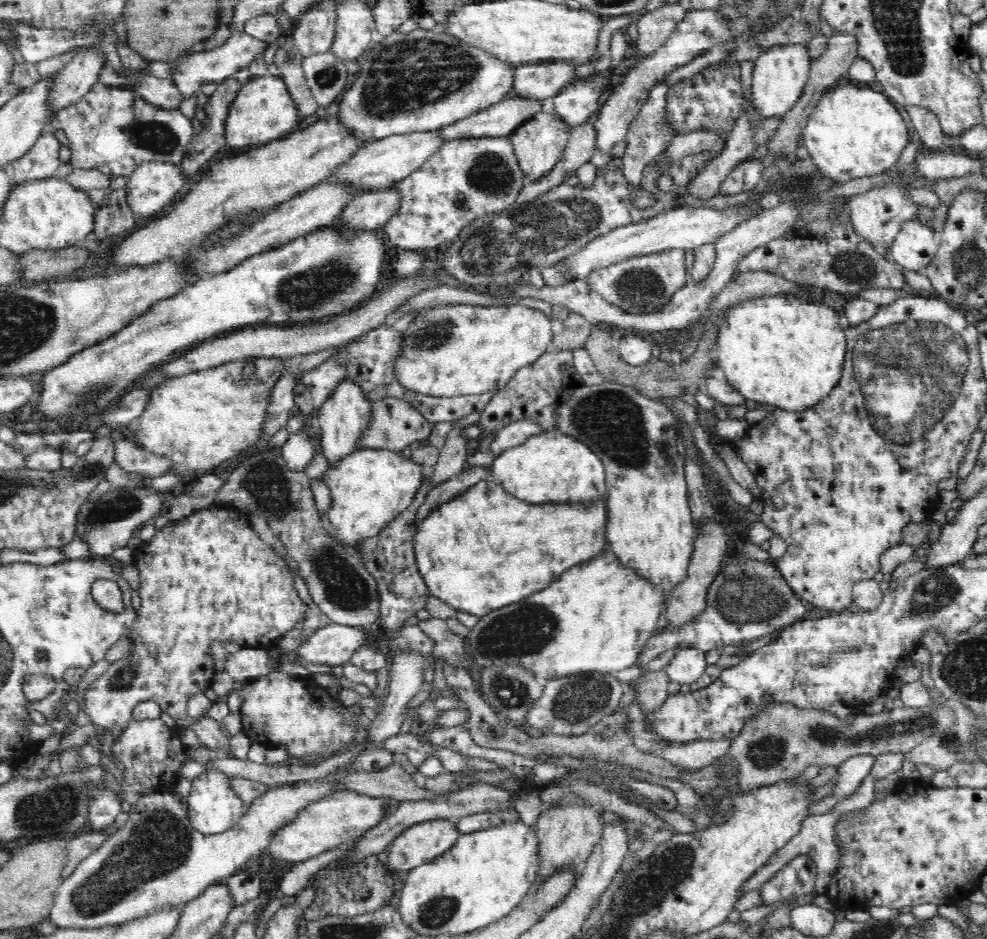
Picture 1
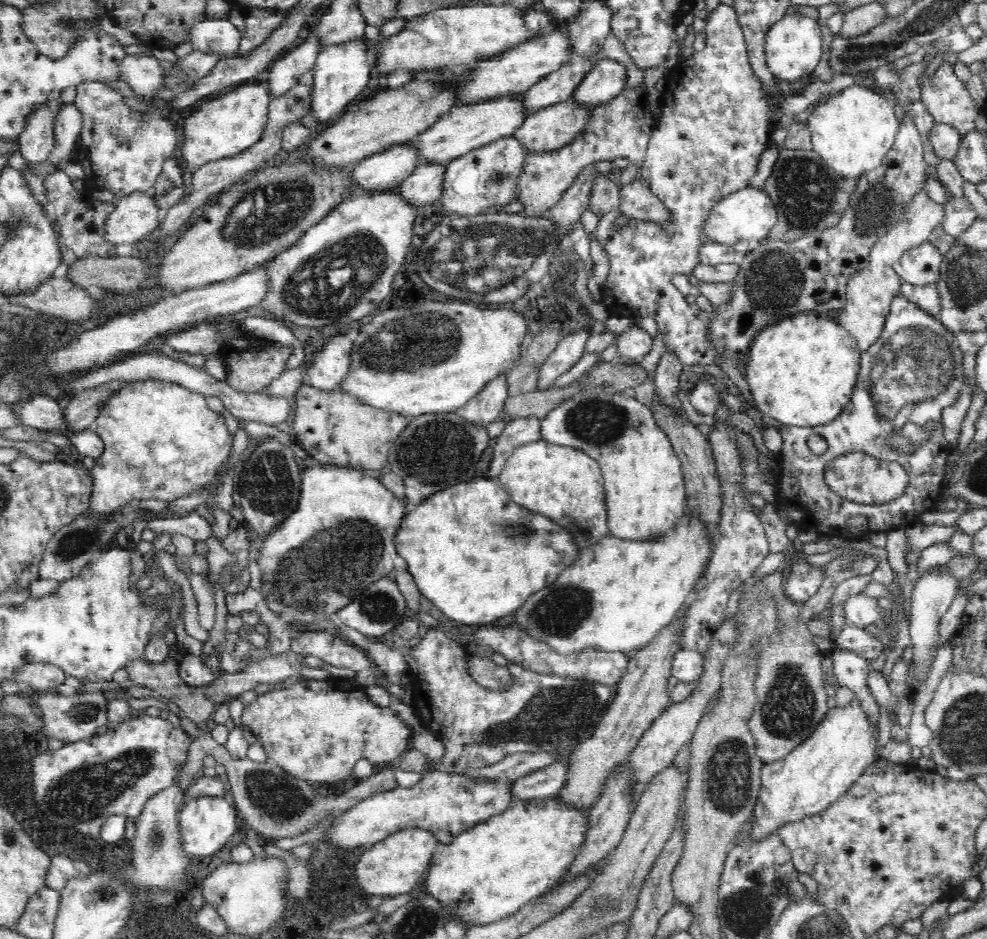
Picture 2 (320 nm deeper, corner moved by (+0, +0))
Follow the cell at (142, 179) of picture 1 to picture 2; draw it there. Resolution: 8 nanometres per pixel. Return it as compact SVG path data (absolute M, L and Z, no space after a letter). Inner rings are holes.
M150 191L132 192L118 200L106 220L106 239L119 245L150 237L160 226L164 212Z

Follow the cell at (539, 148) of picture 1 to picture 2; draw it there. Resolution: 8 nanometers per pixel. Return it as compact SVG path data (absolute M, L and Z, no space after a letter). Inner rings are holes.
M571 99L564 102L549 105L534 115L529 115L522 122L522 126L513 134L513 138L522 145L522 149L528 153L548 153L558 151L560 148L571 144L572 140L584 130L586 121L592 116L592 110L588 110L585 106L580 106Z

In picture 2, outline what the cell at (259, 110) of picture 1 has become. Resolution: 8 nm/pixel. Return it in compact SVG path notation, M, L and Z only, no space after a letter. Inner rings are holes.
M263 79L243 83L217 99L203 102L181 126L184 163L195 171L206 162L234 157L254 147L262 139L267 126L270 103L270 87Z

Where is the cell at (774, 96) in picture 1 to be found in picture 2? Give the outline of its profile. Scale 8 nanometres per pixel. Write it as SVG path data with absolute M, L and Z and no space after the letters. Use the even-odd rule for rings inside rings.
M788 11L782 20L768 31L765 38L765 59L768 70L779 82L796 82L808 74L812 75L818 66L822 52L822 26L812 17Z

